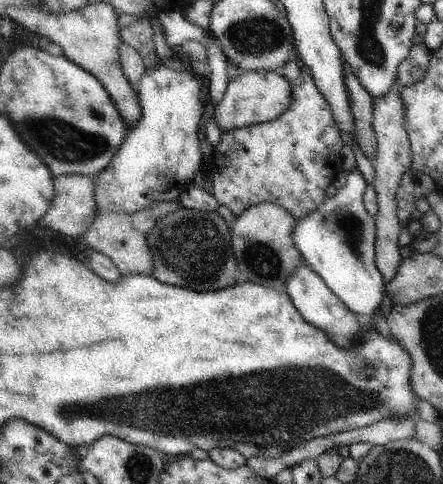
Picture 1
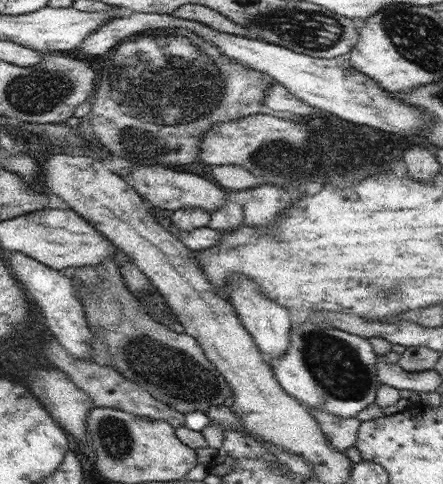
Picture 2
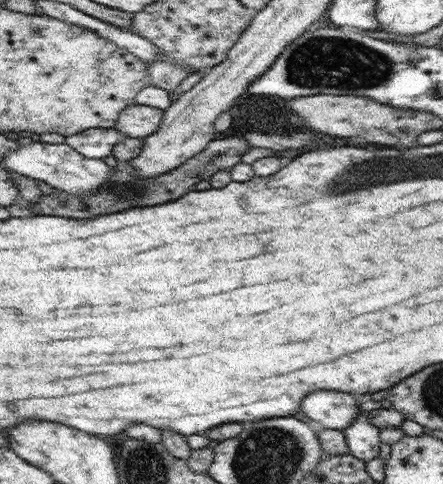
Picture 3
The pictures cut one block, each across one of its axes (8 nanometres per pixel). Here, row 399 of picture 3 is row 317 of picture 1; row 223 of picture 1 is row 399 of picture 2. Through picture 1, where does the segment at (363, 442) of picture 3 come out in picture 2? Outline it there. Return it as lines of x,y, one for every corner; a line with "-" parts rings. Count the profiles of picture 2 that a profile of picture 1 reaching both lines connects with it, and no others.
303,322
289,330
289,346
285,354
265,358
283,392
291,394
299,404
321,408
333,416
341,416
341,420
347,420
375,402
379,388
375,372
377,354
373,354
367,338
363,336
339,330
331,332
331,328
319,328
313,322

